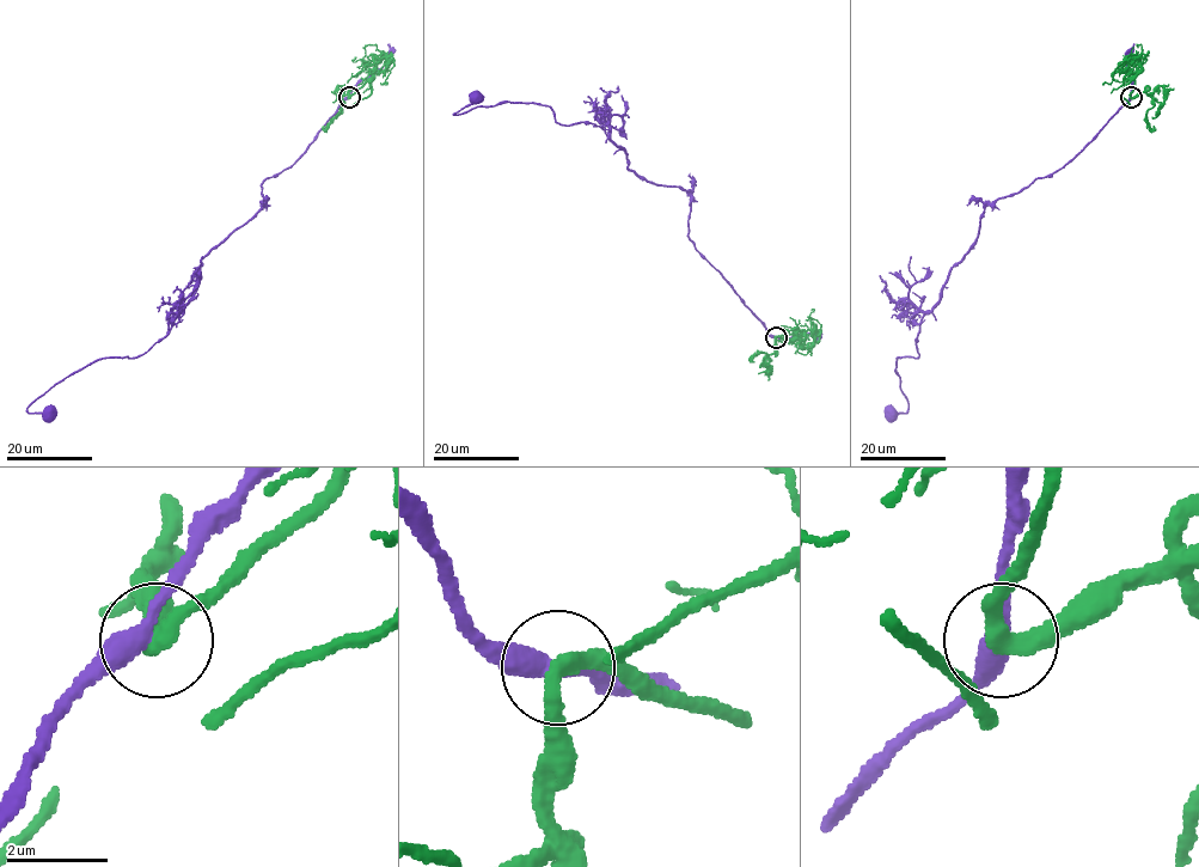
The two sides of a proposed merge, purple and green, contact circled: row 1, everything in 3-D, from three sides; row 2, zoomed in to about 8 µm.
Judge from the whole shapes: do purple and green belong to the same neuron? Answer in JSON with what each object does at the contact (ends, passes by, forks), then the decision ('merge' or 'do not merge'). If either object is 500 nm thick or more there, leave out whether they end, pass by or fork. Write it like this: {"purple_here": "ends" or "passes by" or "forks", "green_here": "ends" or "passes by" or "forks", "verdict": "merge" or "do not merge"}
{"purple_here": "passes by", "green_here": "passes by", "verdict": "do not merge"}

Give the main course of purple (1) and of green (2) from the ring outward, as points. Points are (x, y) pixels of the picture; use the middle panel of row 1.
1: (775, 336), (687, 236), (686, 190), (638, 177), (600, 126), (562, 124), (548, 107), (454, 115), (477, 90)
2: (775, 336), (797, 339), (805, 346), (813, 341), (821, 325), (809, 316), (812, 310)

